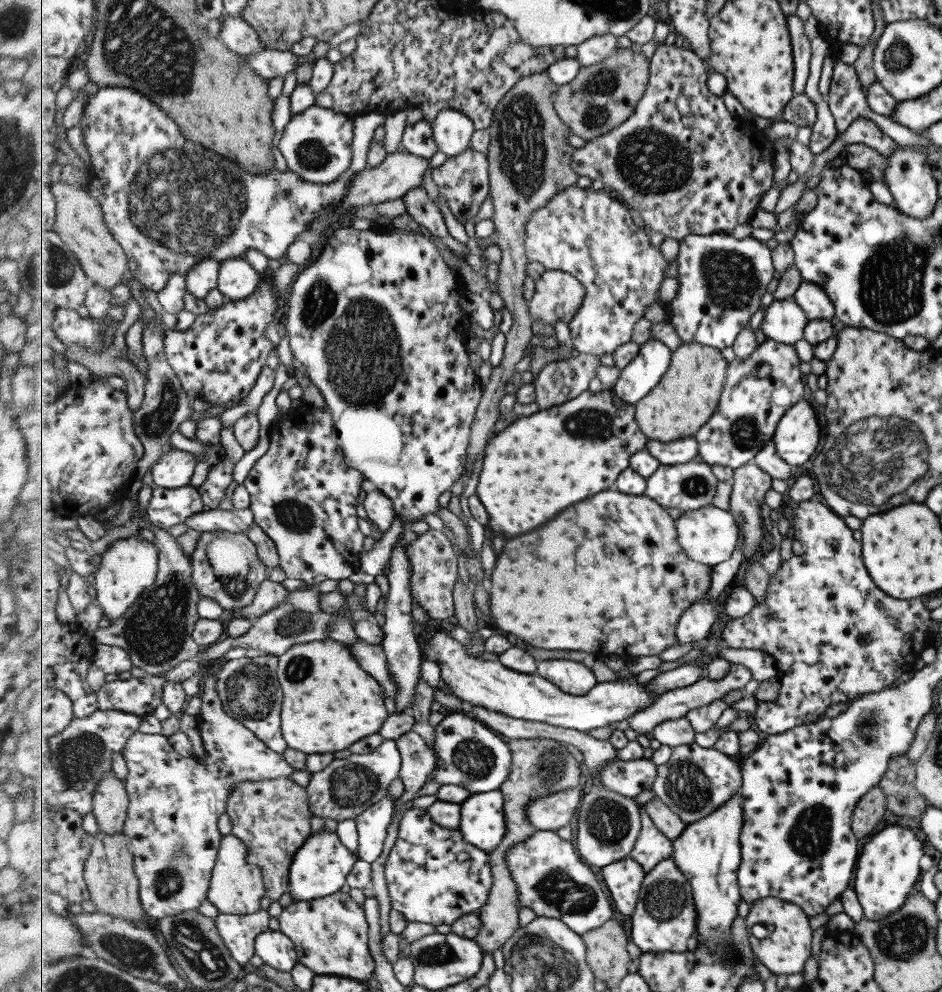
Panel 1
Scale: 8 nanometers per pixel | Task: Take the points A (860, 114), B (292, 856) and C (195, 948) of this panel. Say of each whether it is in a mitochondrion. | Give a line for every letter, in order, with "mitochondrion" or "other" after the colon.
A: other
B: other
C: mitochondrion

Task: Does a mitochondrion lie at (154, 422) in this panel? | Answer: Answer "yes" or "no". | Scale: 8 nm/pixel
yes

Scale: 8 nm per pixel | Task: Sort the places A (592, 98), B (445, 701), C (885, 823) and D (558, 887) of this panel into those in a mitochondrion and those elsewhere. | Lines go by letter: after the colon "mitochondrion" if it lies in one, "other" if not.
A: mitochondrion
B: other
C: other
D: mitochondrion

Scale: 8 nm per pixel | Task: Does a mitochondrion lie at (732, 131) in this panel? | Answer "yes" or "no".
no

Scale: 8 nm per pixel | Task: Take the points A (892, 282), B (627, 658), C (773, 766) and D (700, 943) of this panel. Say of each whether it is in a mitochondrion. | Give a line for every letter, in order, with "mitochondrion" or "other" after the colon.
A: mitochondrion
B: other
C: other
D: other

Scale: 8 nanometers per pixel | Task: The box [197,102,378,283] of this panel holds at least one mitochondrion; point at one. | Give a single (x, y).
(312, 155)

